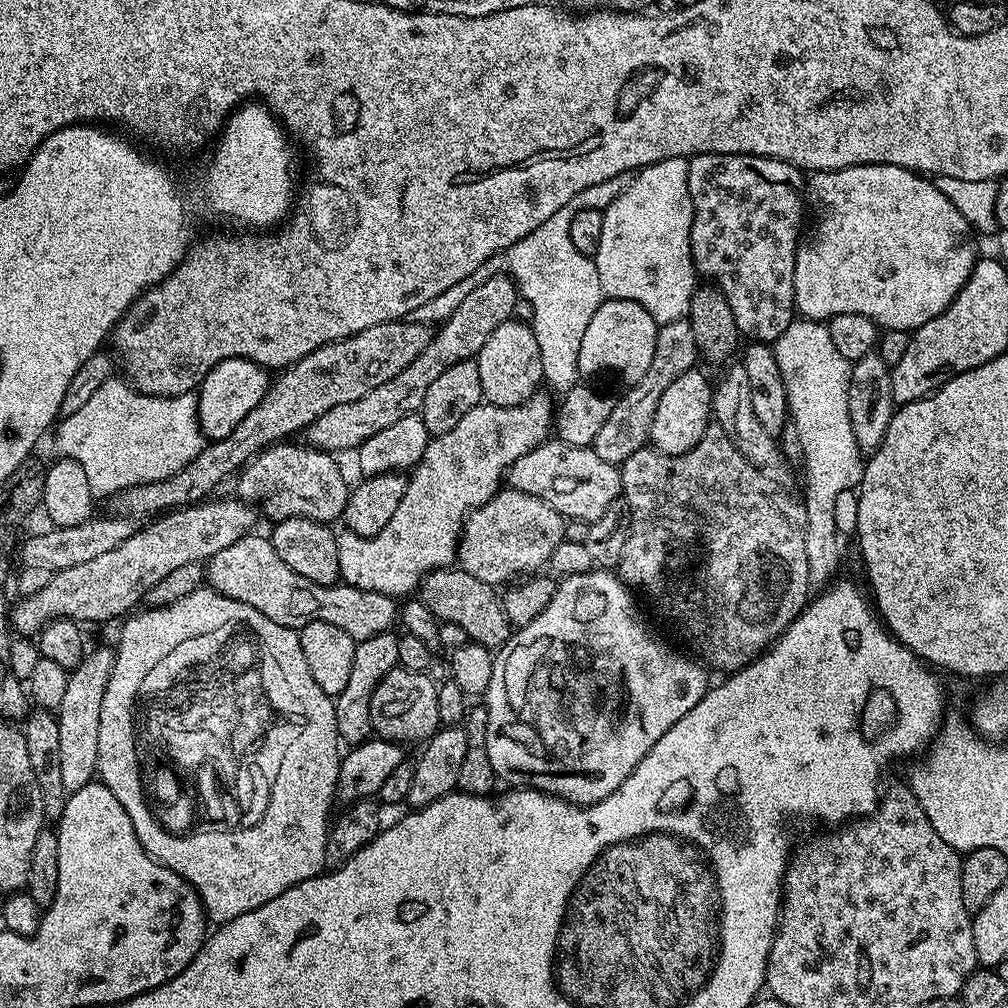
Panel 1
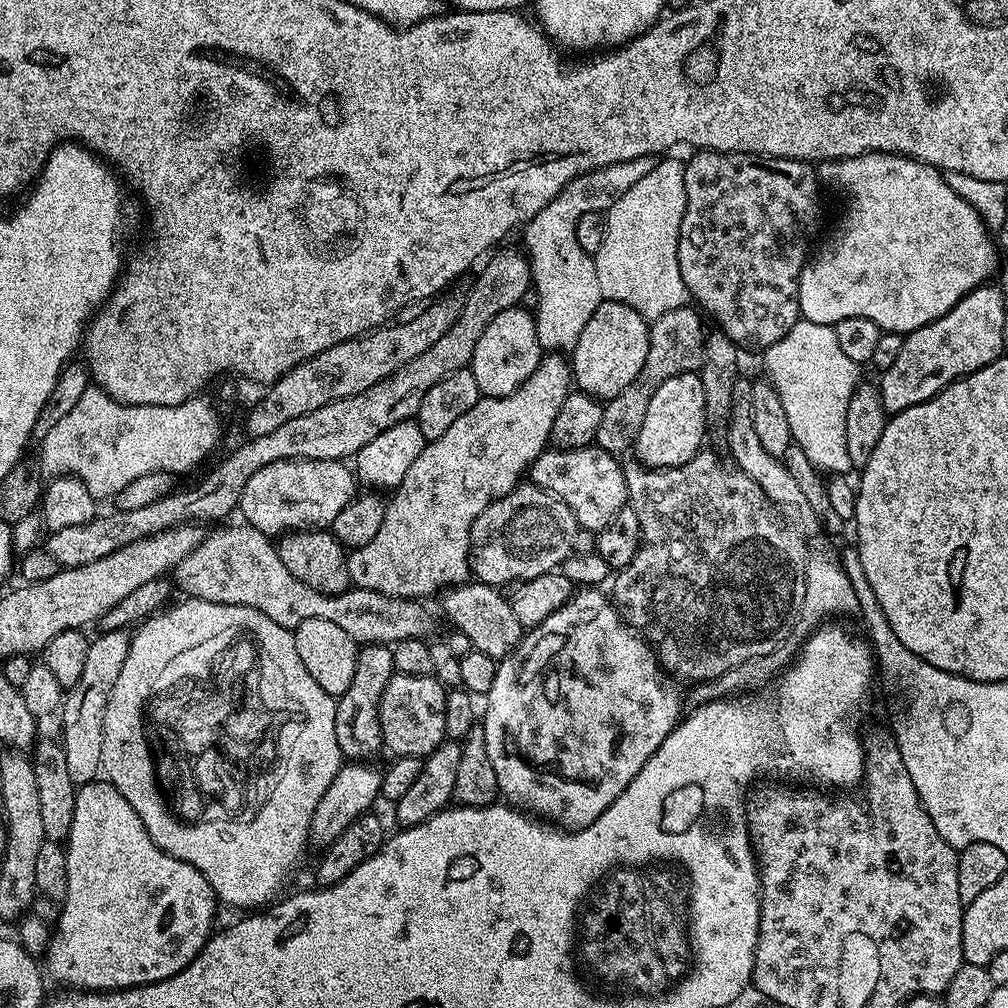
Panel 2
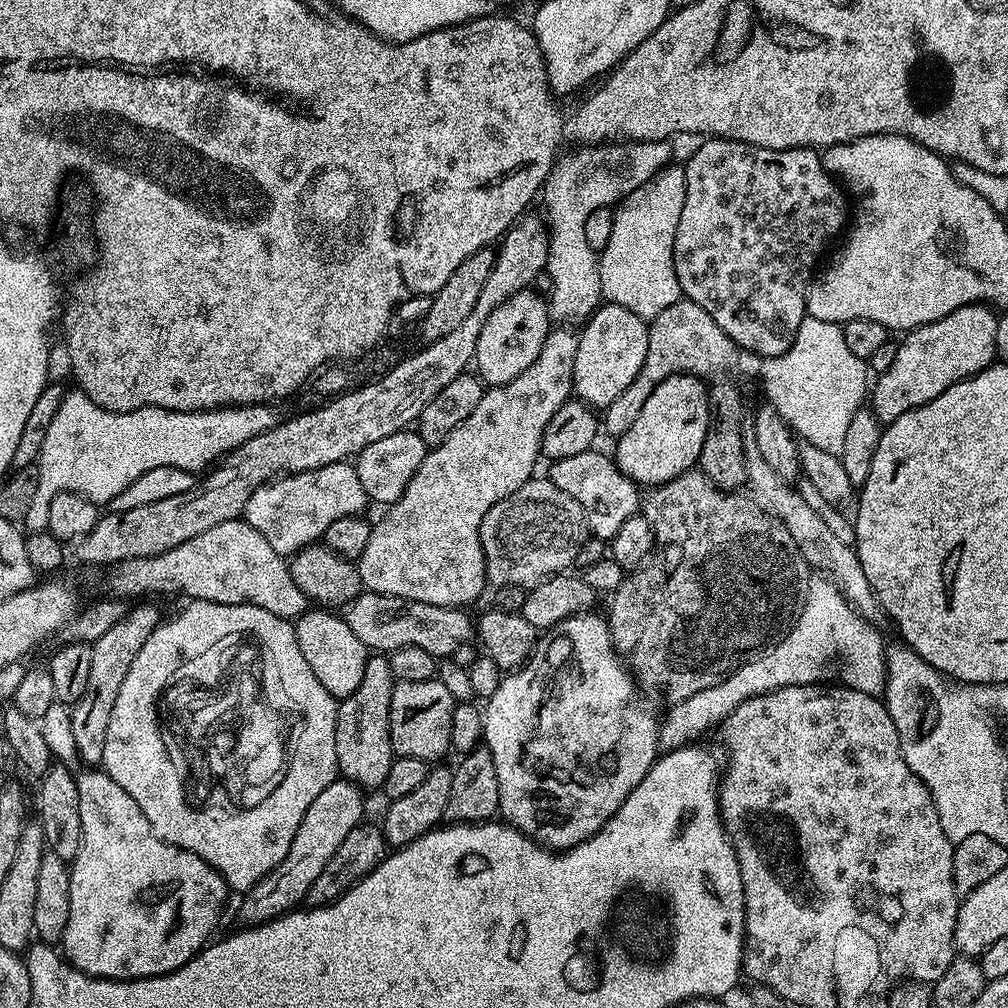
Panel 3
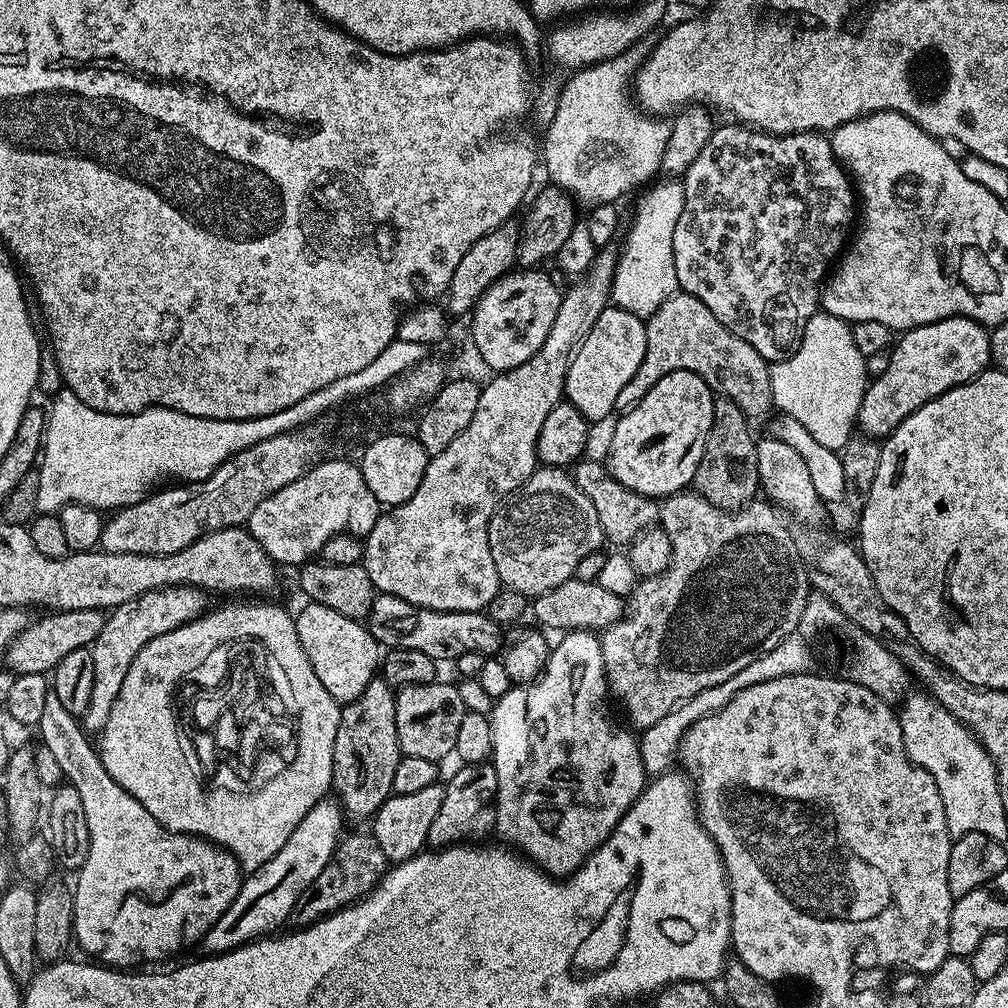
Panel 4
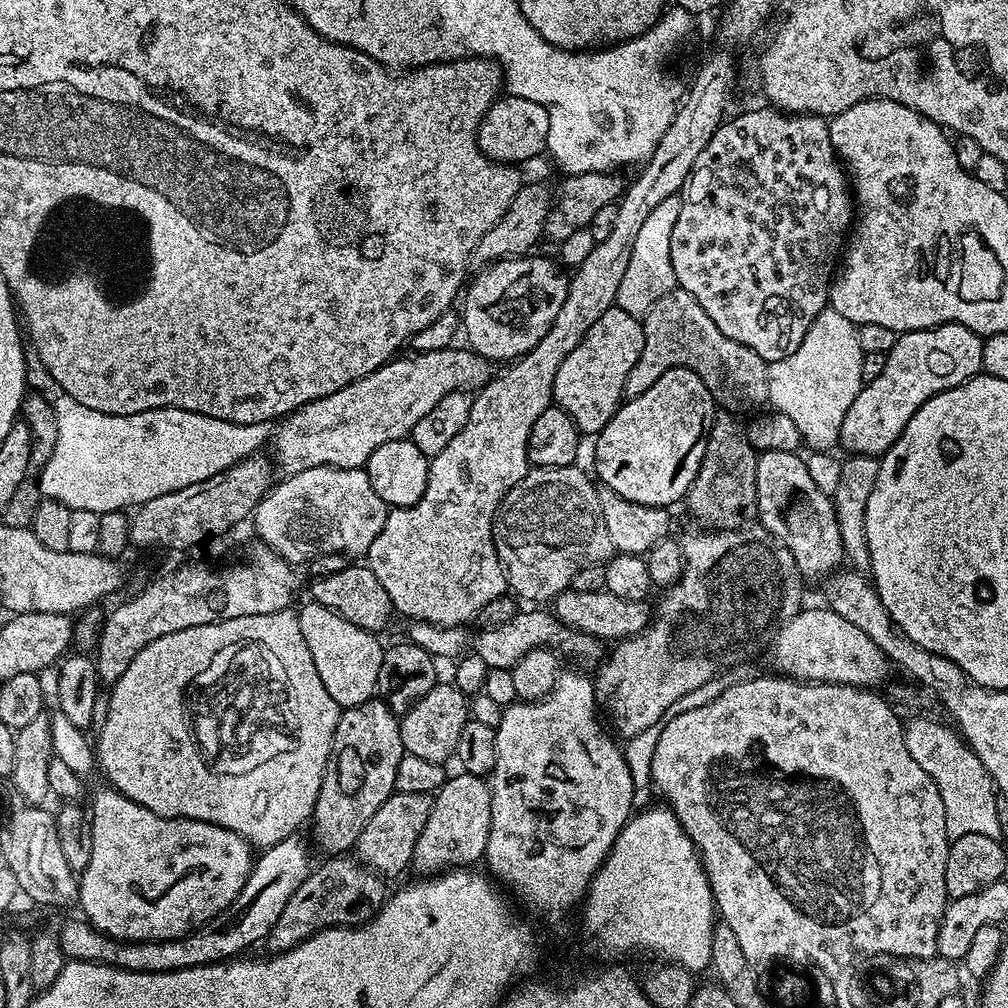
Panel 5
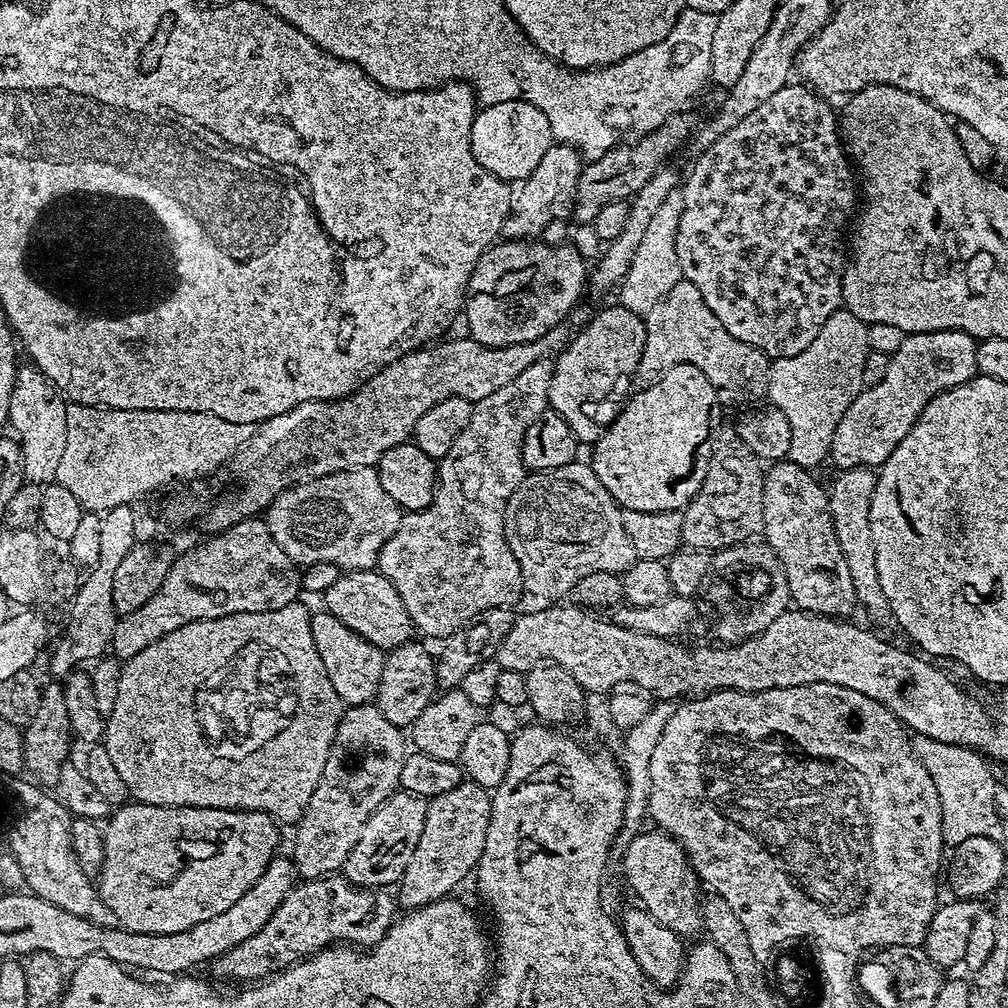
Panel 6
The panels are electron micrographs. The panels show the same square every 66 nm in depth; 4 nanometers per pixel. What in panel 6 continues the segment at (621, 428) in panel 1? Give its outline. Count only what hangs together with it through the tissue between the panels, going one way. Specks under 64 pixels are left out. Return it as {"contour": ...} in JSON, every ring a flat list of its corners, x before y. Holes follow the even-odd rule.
{"contour":[[681,278,677,284,670,286,670,292,654,302,654,306,643,317,643,322,646,342,634,373,637,385,647,385,661,372,674,366,689,364,698,366,698,370,706,374,721,405,748,406,767,393,769,357,762,350,734,338,734,334,730,334,730,330,726,330,726,326,714,318,714,310,706,306,702,294,698,294,698,286,689,280]]}

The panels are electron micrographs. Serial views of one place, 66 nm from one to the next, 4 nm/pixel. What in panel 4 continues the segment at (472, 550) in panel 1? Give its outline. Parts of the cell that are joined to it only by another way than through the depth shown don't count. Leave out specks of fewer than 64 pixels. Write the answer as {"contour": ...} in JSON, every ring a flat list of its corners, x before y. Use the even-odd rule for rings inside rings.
{"contour":[[537,467,535,474,521,486,512,499,507,501,508,505,504,505,504,502,497,503,488,523,490,555,494,557,494,566,498,568,498,578,503,587,513,588,523,596,535,598,546,590,573,579,578,562,582,562,586,554,594,554,605,547,602,522,598,522,594,502,590,502,590,498,582,494,576,481,565,469]]}

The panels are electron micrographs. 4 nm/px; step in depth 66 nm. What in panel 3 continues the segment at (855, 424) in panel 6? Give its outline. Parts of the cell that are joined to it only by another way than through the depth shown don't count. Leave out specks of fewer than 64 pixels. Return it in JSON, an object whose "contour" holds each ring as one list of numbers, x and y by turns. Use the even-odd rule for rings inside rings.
{"contour":[[967,304,954,310,946,318,911,329,905,335,908,337,897,343,894,363,890,365,890,370,881,372,875,377,870,388,870,411,879,418,881,425,887,426,893,424,898,418,902,418,902,414,938,398,938,394,942,394,960,380,968,380,971,376,976,376,983,368,989,368,997,359,997,334,997,313,986,304]]}

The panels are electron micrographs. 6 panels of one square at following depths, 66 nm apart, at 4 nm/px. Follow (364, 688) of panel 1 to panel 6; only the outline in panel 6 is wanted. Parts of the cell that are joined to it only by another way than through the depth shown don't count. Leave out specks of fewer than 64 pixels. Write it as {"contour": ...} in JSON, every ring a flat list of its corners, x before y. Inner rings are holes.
{"contour":[[375,703,345,707,322,778,318,778,302,818,294,825,296,837,292,840,290,859,303,879,316,880,343,869,354,842,358,842,358,834,362,834,362,826,366,826,366,818,400,788,405,755,405,733,387,720]]}

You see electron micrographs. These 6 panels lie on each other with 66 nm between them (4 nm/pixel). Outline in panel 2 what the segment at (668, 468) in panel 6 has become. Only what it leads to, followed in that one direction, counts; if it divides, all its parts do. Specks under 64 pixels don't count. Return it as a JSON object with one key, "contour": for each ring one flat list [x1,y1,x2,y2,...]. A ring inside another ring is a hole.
{"contour":[[696,372,678,374,662,382,650,398,650,407,646,409,646,419,638,430,634,445,635,459,645,468,673,468,682,462,690,462,701,451,704,440,704,428,708,424,706,414,706,394]]}

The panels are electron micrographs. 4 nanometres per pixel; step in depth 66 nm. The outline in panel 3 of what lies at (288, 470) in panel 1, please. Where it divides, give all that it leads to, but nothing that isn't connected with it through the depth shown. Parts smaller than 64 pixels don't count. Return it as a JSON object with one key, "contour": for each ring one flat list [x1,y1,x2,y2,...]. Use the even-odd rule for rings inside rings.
{"contour":[[341,462,339,464,327,464,321,468,315,468,312,472,294,472,286,476,281,476,267,484,263,484,258,490,254,490,254,494,250,494,250,498,244,504,243,519,247,520,250,526,254,526,254,530,258,530,258,534,262,534,262,538,266,538,266,542,270,542,270,546,274,546,274,550,279,556,288,558,300,548,305,548,307,544,317,543,323,537,326,526,330,526,330,522,338,522,338,518,361,515,365,511,363,508,366,506,369,507,369,504,370,501,366,490,362,490,362,482,358,482,358,474,356,473,355,467,351,463]]}

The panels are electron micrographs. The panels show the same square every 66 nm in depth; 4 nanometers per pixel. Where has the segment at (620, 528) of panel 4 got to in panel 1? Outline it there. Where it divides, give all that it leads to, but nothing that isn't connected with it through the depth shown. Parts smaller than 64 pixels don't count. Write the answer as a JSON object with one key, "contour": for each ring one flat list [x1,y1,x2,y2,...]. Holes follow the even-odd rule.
{"contour":[[555,438,545,440,512,463,506,473,506,484,522,494,542,498,542,502,554,506,569,521,603,521,608,507,622,496,622,478,617,465,598,458,590,446,570,446]]}

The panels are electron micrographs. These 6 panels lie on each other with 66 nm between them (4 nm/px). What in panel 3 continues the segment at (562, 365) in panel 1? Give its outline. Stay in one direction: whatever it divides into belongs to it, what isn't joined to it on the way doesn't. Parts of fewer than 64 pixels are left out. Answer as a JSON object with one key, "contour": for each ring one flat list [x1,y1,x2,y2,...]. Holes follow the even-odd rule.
{"contour":[[668,140,612,142,607,146,584,146,577,156,568,156,553,167,542,189,542,200,548,207,548,266,546,280,552,283,550,312,557,321,572,322,592,315,602,303,600,294,600,261,586,243,586,217,594,210,615,205,654,178,672,156]]}

